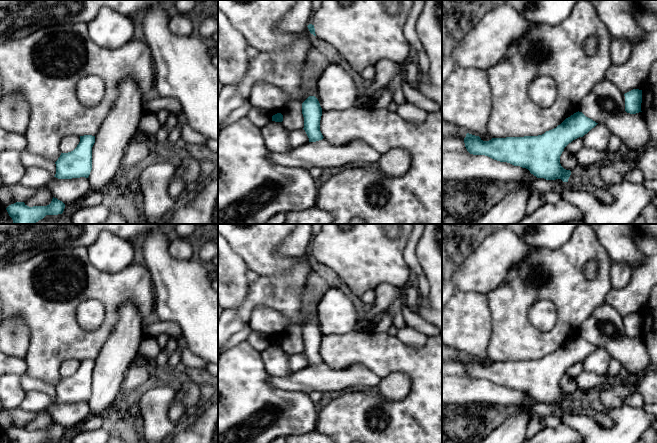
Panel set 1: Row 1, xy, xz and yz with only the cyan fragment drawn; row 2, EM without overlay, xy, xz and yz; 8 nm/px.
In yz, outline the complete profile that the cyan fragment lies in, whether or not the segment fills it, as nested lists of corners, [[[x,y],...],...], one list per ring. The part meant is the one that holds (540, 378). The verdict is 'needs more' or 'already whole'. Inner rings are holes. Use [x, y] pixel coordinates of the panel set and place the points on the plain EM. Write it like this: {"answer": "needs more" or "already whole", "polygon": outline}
{"answer": "needs more", "polygon": [[[578,335],[556,352],[538,360],[492,362],[483,365],[479,360],[462,355],[452,348],[442,349],[442,360],[454,359],[463,363],[470,378],[485,379],[526,392],[537,402],[568,406],[571,395],[561,390],[560,380],[569,367],[583,361],[597,348]]]}

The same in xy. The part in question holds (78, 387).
{"answer": "already whole", "polygon": [[[80,360],[77,371],[68,377],[61,377],[56,388],[58,403],[88,402],[92,394],[92,371],[95,367],[95,360]]]}

